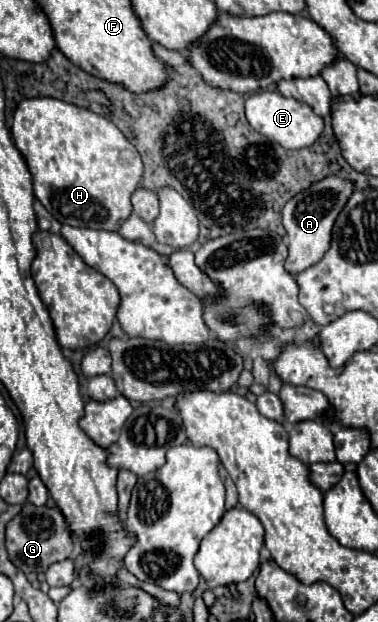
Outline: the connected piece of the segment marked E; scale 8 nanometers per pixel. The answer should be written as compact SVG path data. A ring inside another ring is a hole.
M260 92L260 94L252 94L246 100L246 118L250 122L250 126L266 136L276 140L280 146L288 148L288 150L298 150L298 148L308 148L312 146L320 134L324 132L324 120L314 114L314 110L304 104L298 102L294 98L284 98L278 92Z

